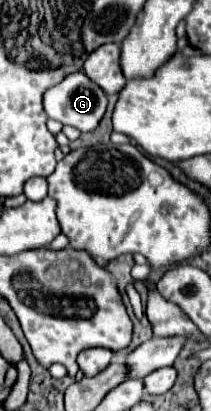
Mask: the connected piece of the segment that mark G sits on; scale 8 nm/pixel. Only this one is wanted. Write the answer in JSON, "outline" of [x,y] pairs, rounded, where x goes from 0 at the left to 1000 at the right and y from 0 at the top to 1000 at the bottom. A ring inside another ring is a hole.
{"outline":[[[351,175],[322,180],[322,190],[303,190],[284,204],[218,219],[209,268],[246,292],[351,307],[379,321],[436,321],[502,273],[502,229],[398,175]]]}

